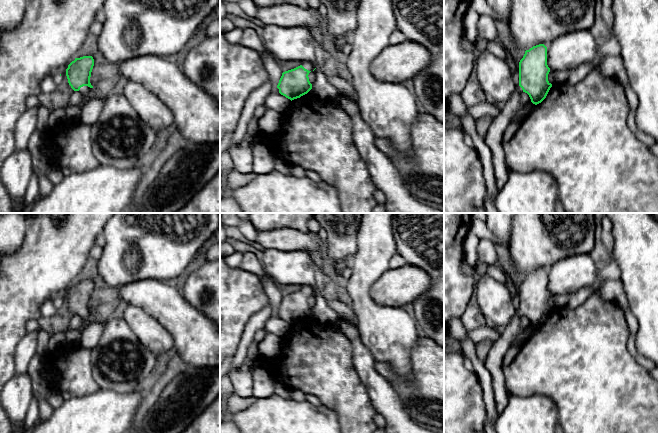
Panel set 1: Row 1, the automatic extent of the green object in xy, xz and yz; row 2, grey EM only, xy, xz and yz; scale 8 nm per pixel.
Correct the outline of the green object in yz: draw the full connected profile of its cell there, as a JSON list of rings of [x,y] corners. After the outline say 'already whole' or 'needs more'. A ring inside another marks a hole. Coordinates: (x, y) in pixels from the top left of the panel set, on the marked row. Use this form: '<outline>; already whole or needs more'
[[[533,46],[525,51],[519,62],[519,86],[527,93],[535,105],[547,96],[552,84],[548,81],[550,68],[547,65],[547,47]]]; already whole

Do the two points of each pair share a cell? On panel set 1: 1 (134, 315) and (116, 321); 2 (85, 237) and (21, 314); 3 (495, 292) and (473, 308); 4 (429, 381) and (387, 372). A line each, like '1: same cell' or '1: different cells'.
1: different cells
2: same cell
3: different cells
4: same cell

